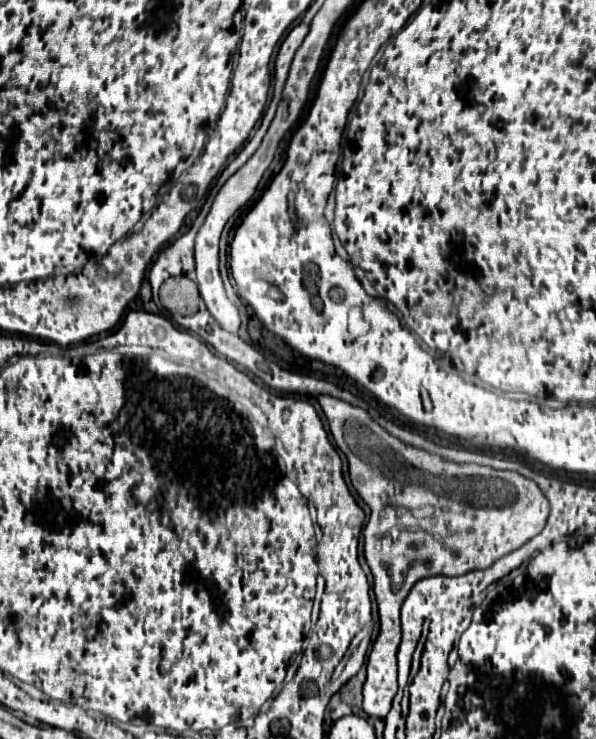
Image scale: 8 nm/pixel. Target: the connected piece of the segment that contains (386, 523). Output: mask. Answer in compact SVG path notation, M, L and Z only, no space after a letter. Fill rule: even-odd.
M318 396L318 402L328 418L330 432L338 444L338 448L346 454L350 466L350 480L362 500L370 506L372 514L368 524L364 526L364 556L374 576L374 596L380 612L380 634L372 644L368 656L368 676L364 682L364 710L372 718L384 718L390 712L392 698L396 696L398 682L396 682L396 652L400 646L400 606L420 578L428 576L460 576L470 570L482 570L492 566L502 556L518 550L524 542L540 534L546 524L550 506L538 486L520 476L518 472L508 470L494 470L488 466L478 464L456 464L442 460L436 454L406 446L398 438L384 432L362 408L354 408L344 400L332 396ZM410 502L424 502L422 506L438 506L432 516L416 518L410 510L404 510L396 504Z

